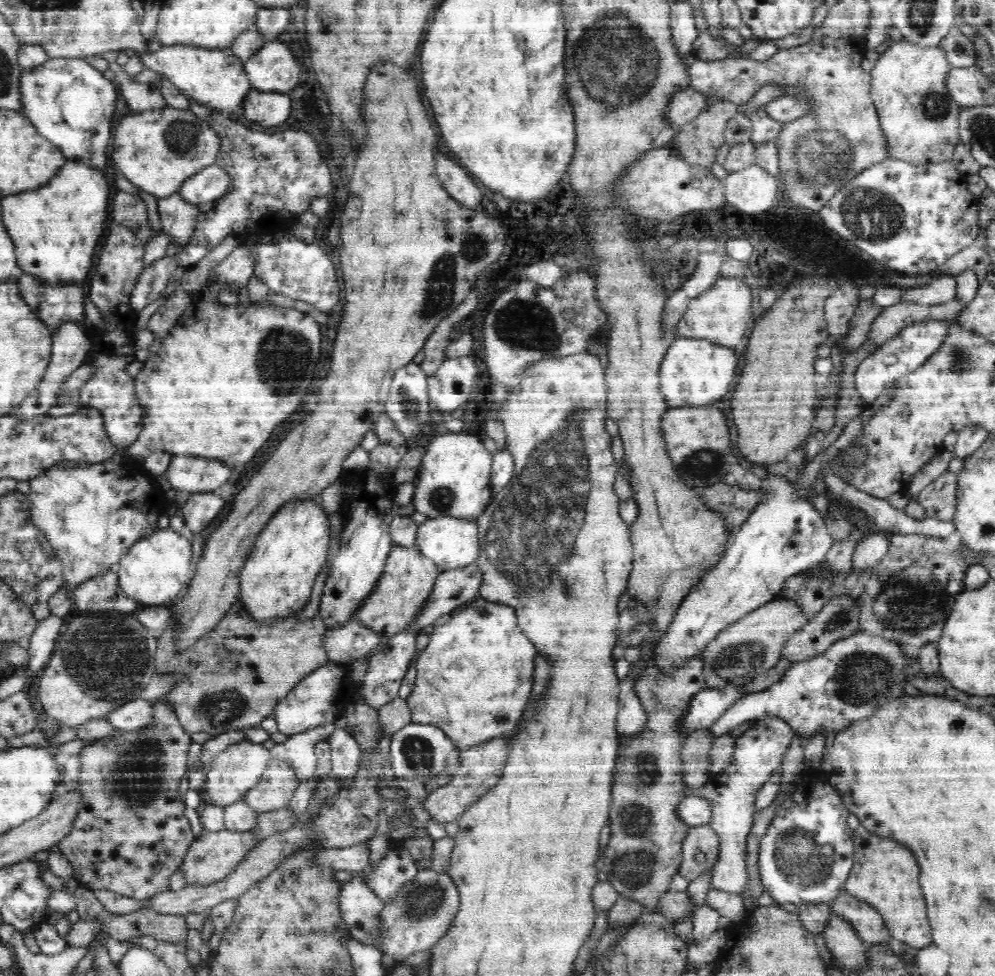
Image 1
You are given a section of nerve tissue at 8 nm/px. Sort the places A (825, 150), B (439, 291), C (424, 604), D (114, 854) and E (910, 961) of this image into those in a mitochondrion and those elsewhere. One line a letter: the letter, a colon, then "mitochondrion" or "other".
A: mitochondrion
B: mitochondrion
C: other
D: other
E: other

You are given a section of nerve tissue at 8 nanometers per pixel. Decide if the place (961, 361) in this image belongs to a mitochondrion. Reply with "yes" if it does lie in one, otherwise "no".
yes

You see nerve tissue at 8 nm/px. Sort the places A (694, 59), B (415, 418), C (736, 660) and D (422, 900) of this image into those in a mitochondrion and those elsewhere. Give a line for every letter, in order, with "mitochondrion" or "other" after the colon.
A: other
B: mitochondrion
C: mitochondrion
D: mitochondrion

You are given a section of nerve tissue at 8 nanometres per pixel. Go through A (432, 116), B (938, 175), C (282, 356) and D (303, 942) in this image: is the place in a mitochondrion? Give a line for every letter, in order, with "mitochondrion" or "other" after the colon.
A: other
B: other
C: mitochondrion
D: mitochondrion

